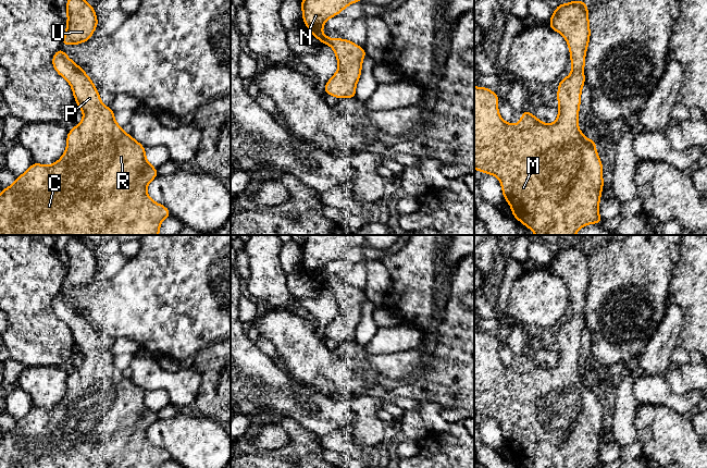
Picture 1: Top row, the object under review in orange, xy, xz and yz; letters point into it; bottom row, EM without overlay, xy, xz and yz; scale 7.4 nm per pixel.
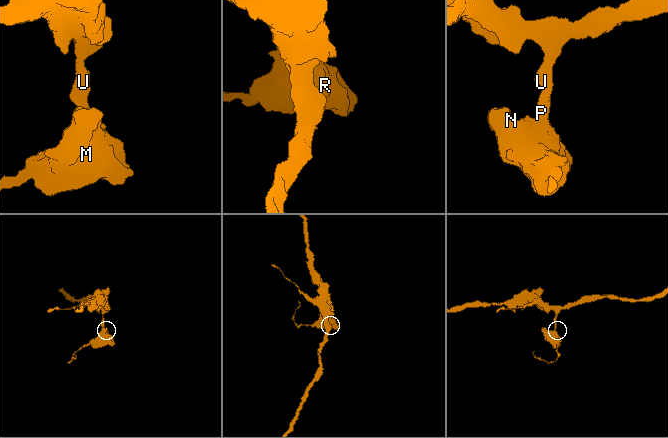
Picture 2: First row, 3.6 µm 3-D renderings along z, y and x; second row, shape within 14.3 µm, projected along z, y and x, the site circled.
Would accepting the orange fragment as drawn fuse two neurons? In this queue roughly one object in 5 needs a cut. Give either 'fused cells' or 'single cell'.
single cell

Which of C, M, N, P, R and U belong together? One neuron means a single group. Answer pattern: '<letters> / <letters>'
C M N P R U

